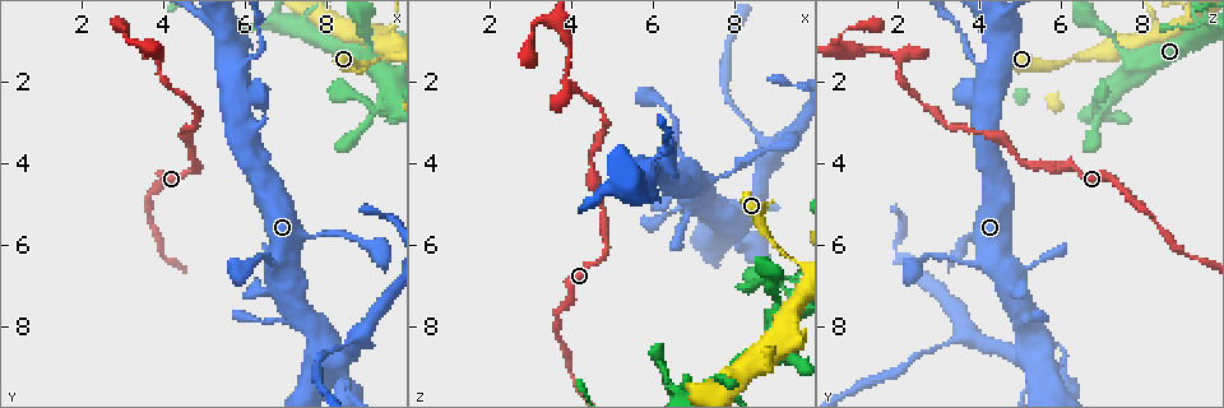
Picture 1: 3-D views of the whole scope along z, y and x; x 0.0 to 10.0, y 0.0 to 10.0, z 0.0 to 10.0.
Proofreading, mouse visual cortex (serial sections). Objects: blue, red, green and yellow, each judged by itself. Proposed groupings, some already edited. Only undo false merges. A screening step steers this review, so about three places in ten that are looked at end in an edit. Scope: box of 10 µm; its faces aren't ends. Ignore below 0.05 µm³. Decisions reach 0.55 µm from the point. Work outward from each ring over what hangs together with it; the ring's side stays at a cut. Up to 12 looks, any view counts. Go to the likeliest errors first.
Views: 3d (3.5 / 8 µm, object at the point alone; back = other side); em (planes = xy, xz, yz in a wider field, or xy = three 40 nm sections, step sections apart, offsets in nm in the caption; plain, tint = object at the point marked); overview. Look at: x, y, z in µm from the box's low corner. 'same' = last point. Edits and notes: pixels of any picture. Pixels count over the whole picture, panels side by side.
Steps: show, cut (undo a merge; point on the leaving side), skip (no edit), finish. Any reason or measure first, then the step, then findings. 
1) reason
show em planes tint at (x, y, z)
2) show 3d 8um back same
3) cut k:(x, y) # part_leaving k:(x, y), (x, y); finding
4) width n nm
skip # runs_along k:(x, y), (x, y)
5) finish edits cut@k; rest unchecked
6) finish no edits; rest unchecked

sharp bend
show 3d 3.5um at (3.85, 1.50, 2.10)

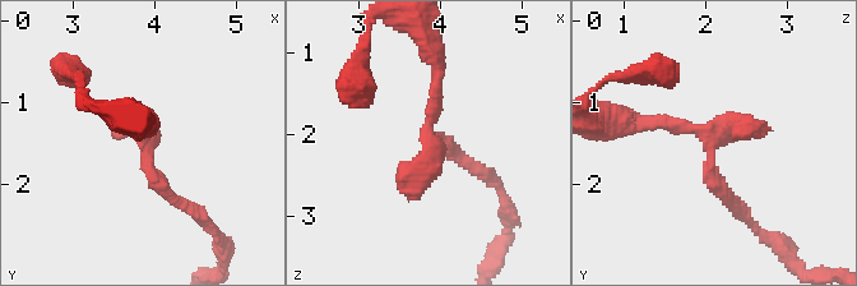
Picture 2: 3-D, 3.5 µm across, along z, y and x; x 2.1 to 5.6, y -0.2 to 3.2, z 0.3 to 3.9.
now the EM
show em xy step 2 plain at (3.85, 1.55, 2.05)

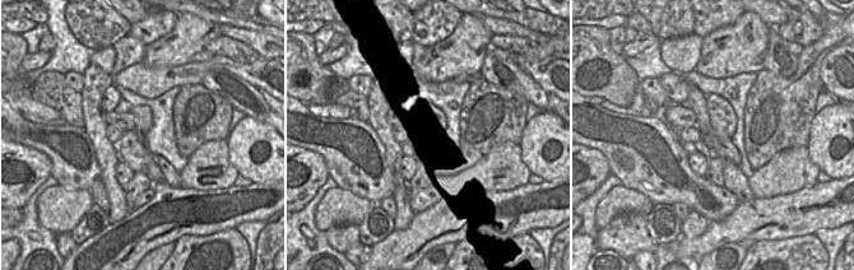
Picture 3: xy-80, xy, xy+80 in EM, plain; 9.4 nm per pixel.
show em xy step 2 tint same

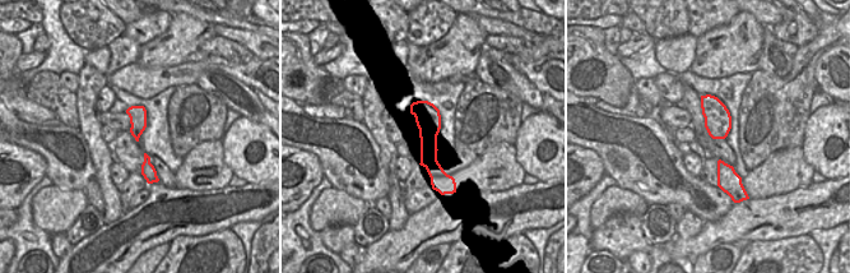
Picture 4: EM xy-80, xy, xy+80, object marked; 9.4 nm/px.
skip # runs_along 4:(419, 103), (444, 186); continuous, no second cell

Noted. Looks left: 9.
a narrow waist
show 3d 8um at (8.40, 9.00, 5.30)

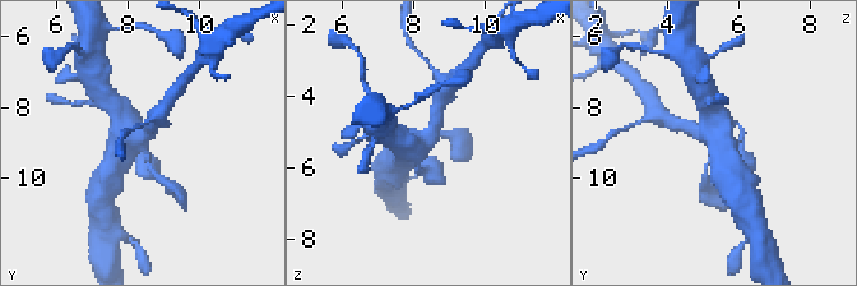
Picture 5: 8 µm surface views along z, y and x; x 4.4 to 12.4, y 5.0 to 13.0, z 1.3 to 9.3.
zoom in
show 3d 3.5um same

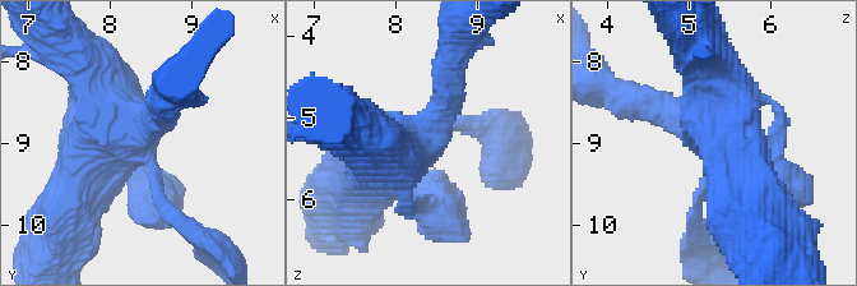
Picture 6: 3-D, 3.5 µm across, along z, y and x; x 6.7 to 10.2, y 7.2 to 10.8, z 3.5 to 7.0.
show em xy step 2 tint at (8.30, 8.95, 5.30)

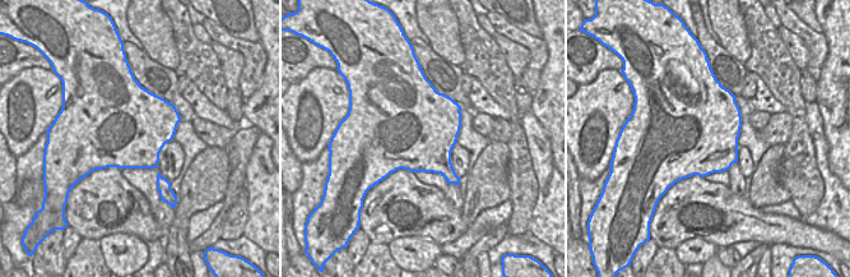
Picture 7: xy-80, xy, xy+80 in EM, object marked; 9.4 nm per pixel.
skip # runs_along 6:(74, 52), (121, 123), (163, 111); one cell here

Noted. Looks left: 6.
calibre changes
show 3d 3.5um at (8.40, 8.50, 3.10)

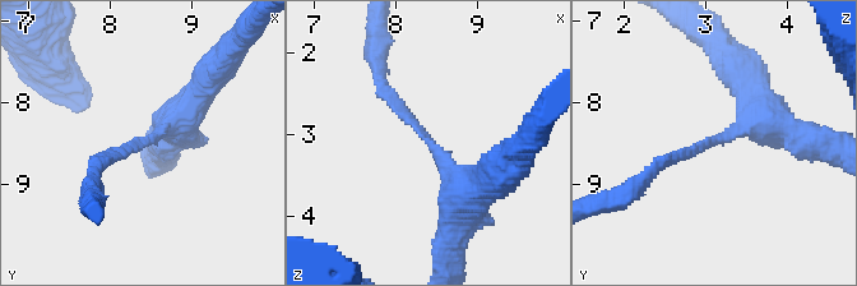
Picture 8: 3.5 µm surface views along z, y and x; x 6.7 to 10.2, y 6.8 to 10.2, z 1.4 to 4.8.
show em xy step 5 tint at (8.40, 8.45, 3.10)

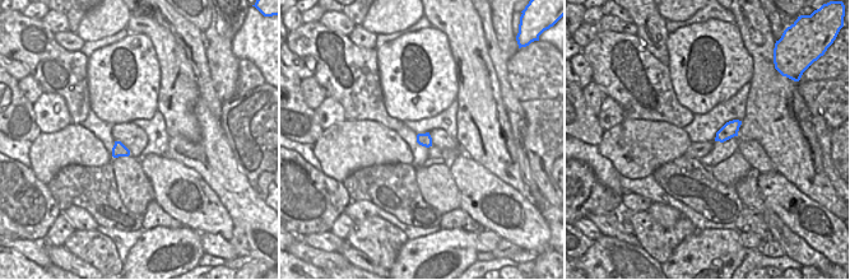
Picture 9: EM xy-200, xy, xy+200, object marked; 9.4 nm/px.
width 120 nm
skip # runs_along 8:(462, 211), (458, 175), (383, 83); continuous, no second cell

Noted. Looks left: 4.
show 3d 3.5um at (8.90, 3.10, 6.90)

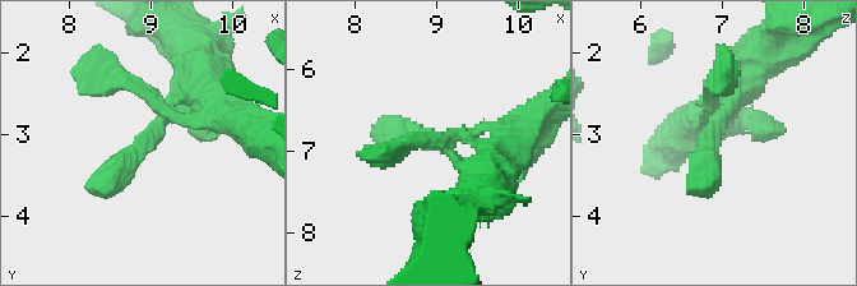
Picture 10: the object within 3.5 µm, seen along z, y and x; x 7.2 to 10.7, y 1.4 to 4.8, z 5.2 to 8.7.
show em xy step 5 tint at (8.95, 3.10, 6.90)

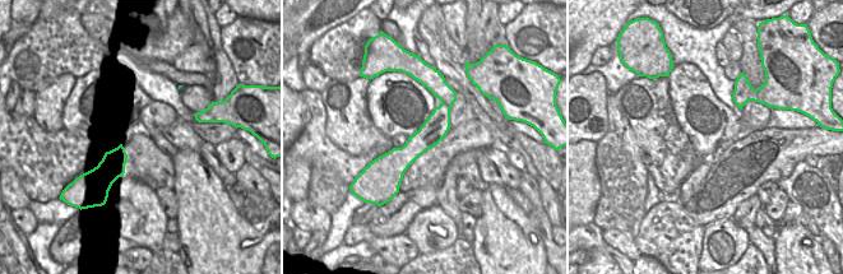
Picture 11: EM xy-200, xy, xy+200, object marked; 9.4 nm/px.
skip # runs_along 10:(198, 79), (131, 158), (88, 189); one cell here

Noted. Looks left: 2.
thick turns thin
show 3d 3.5um at (9.40, 1.00, 8.25)

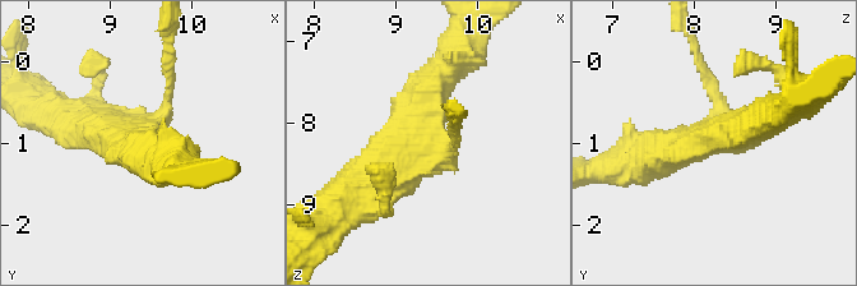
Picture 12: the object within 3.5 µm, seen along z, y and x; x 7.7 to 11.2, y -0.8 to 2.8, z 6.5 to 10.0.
arms 3; arm_widths 150, 450, 500 nm
show em xy step 2 tint same

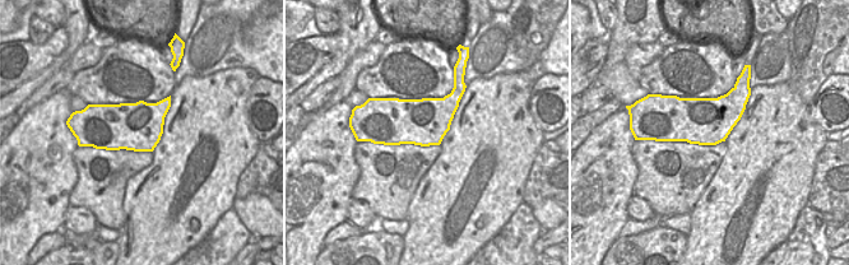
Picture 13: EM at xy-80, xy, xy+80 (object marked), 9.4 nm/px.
cut 12:(702, 65) # two cells meet here

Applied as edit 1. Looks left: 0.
finish edits cut@12; rest unchecked

